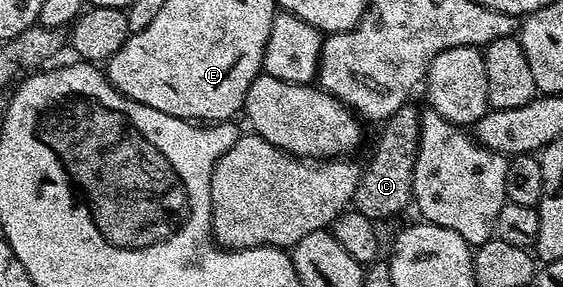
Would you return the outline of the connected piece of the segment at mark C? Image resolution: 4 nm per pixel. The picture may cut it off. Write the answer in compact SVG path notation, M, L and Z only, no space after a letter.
M409 101L404 103L399 109L383 120L380 131L380 140L376 143L376 153L372 161L361 170L358 189L354 193L351 206L358 213L362 213L366 218L373 221L380 219L392 219L395 215L403 213L413 202L412 186L414 185L414 161L418 161L418 145L420 144L420 116L421 108L415 107L415 102Z

